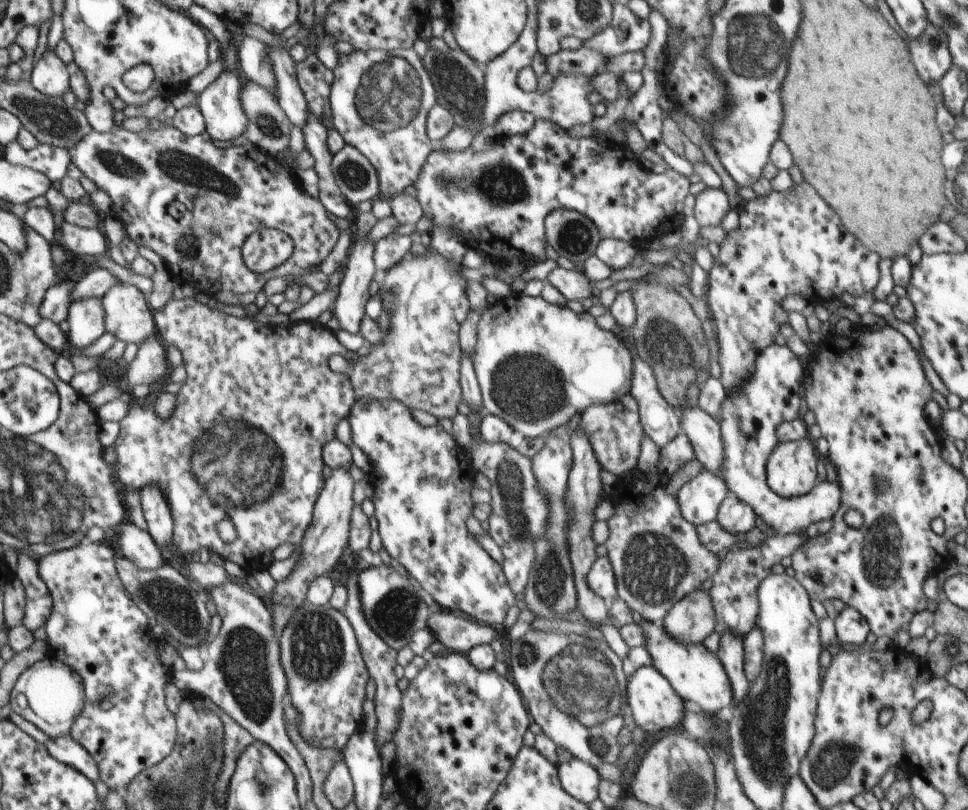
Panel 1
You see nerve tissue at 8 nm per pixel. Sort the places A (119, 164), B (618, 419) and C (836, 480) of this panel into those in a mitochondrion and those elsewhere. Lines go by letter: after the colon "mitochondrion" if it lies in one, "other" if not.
A: mitochondrion
B: other
C: other

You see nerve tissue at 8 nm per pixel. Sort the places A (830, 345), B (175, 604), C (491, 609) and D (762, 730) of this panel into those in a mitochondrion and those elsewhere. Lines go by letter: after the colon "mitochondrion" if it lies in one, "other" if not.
A: other
B: mitochondrion
C: other
D: mitochondrion

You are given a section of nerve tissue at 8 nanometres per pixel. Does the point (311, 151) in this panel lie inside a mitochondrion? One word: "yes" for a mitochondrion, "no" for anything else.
no

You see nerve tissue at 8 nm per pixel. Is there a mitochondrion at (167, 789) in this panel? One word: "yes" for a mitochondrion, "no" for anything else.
yes

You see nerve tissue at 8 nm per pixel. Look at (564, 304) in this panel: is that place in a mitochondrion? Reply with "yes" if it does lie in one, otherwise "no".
no

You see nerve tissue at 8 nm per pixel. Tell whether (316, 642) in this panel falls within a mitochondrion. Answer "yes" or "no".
yes

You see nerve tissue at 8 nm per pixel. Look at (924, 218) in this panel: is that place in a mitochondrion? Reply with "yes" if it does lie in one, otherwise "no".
no

